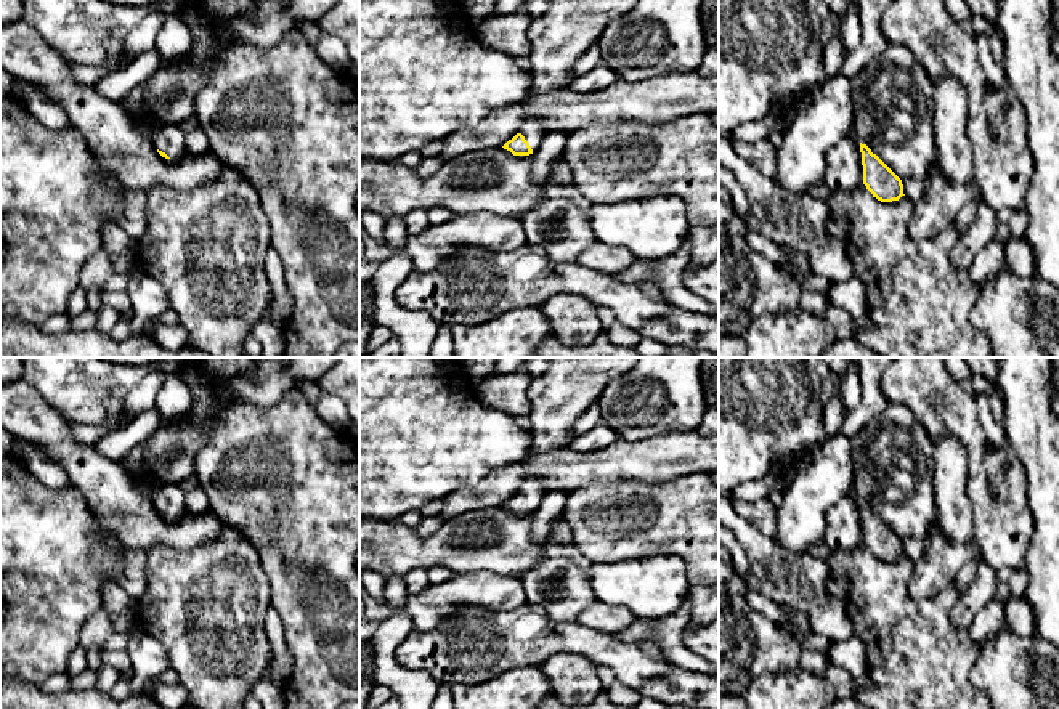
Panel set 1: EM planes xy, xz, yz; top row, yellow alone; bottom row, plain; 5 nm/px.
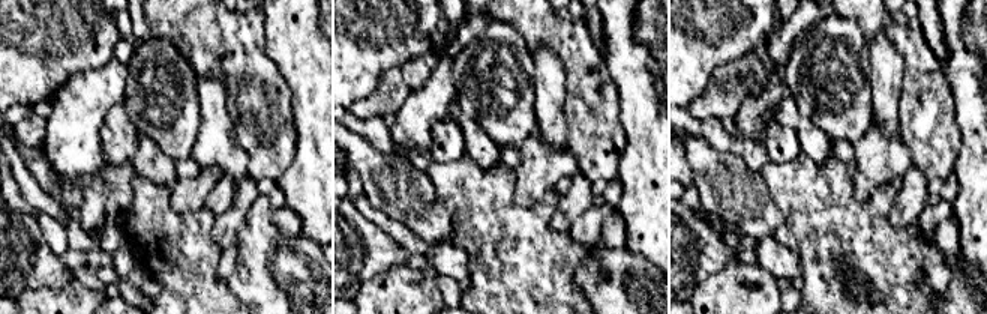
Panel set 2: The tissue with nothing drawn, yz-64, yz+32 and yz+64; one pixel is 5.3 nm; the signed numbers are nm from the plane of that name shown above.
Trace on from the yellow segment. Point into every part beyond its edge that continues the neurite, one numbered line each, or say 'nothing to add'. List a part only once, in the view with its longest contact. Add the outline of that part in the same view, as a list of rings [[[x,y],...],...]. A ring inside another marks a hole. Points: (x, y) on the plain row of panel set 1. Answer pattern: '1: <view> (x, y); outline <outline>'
1: xz (533, 490); outline [[[528,478],[520,492],[525,496],[525,499],[530,502],[533,512],[539,507],[542,497],[544,497],[544,486],[542,480],[539,478]]]

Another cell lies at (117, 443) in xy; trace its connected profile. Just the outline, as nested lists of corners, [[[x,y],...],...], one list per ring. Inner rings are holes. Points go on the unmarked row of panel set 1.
[[[154,406],[140,412],[125,428],[101,438],[93,448],[99,454],[119,462],[133,446],[152,436],[162,423],[164,419]]]

